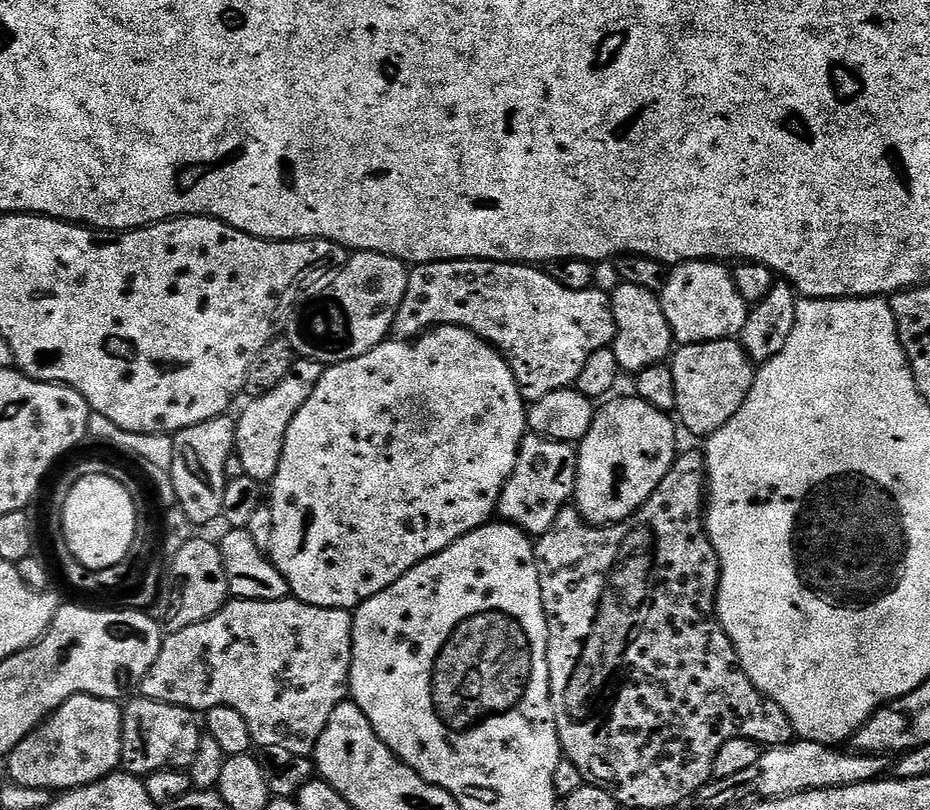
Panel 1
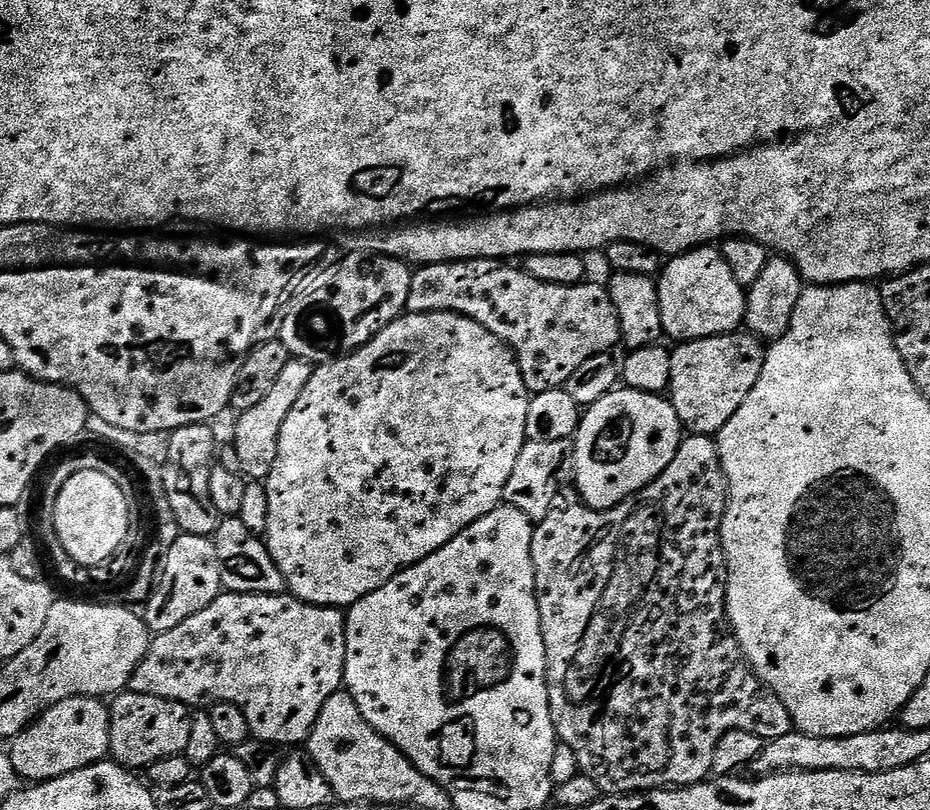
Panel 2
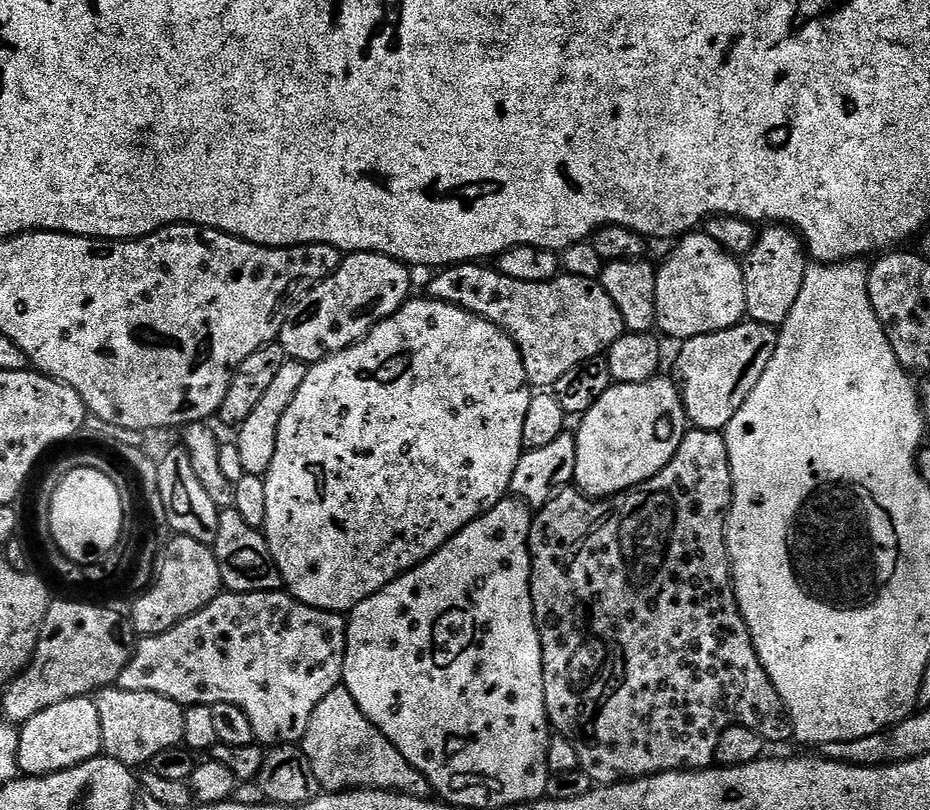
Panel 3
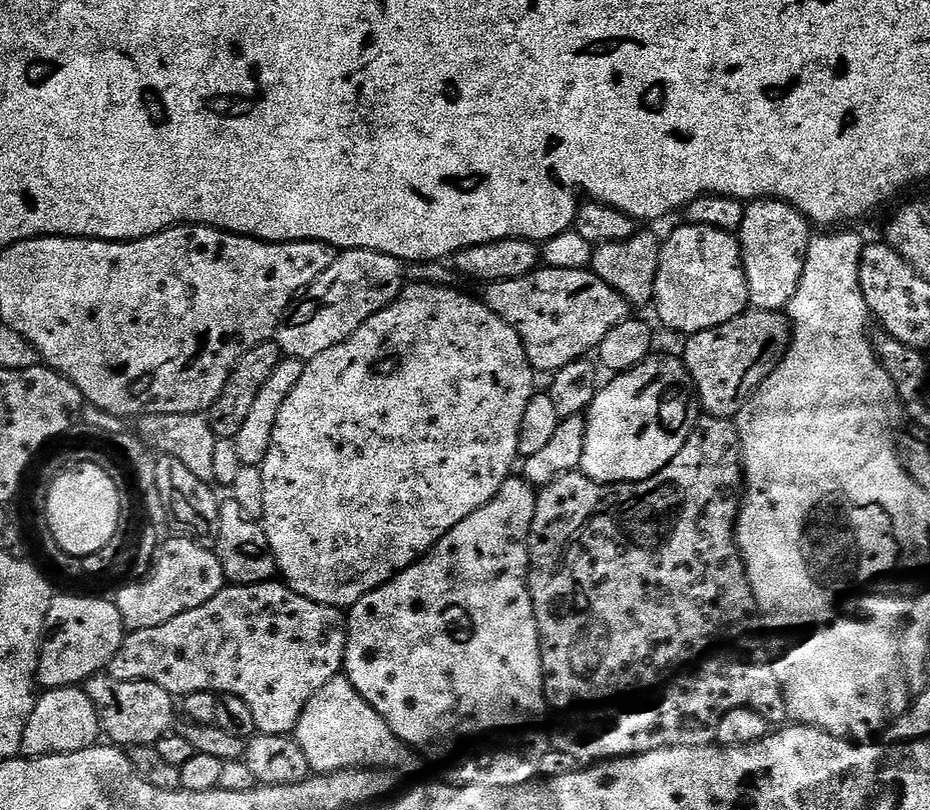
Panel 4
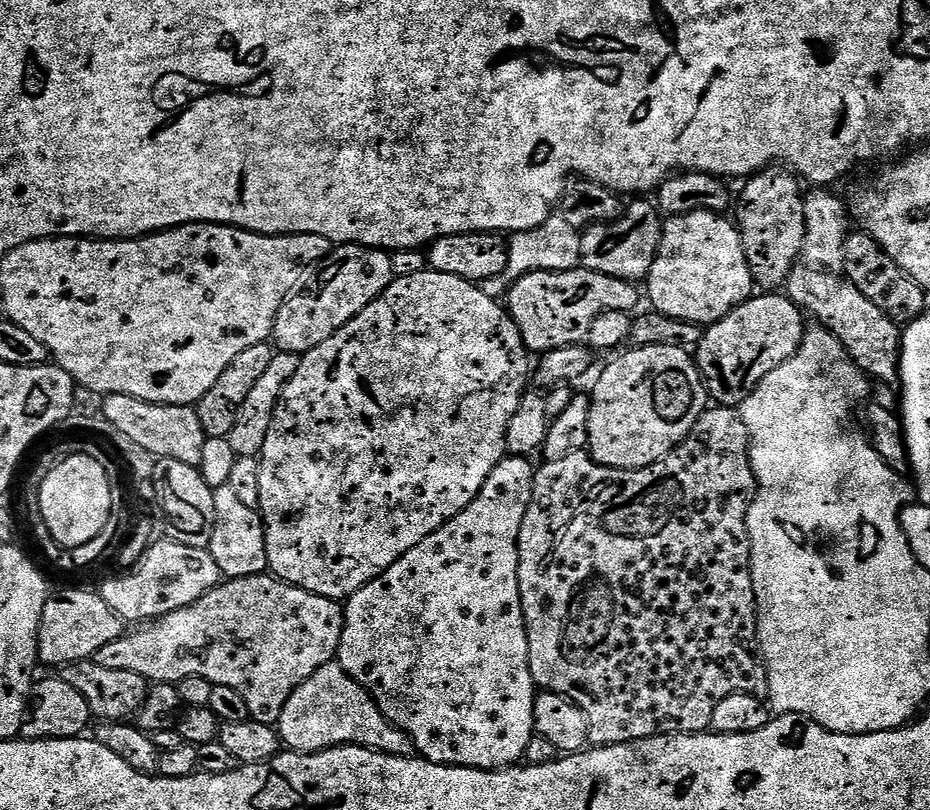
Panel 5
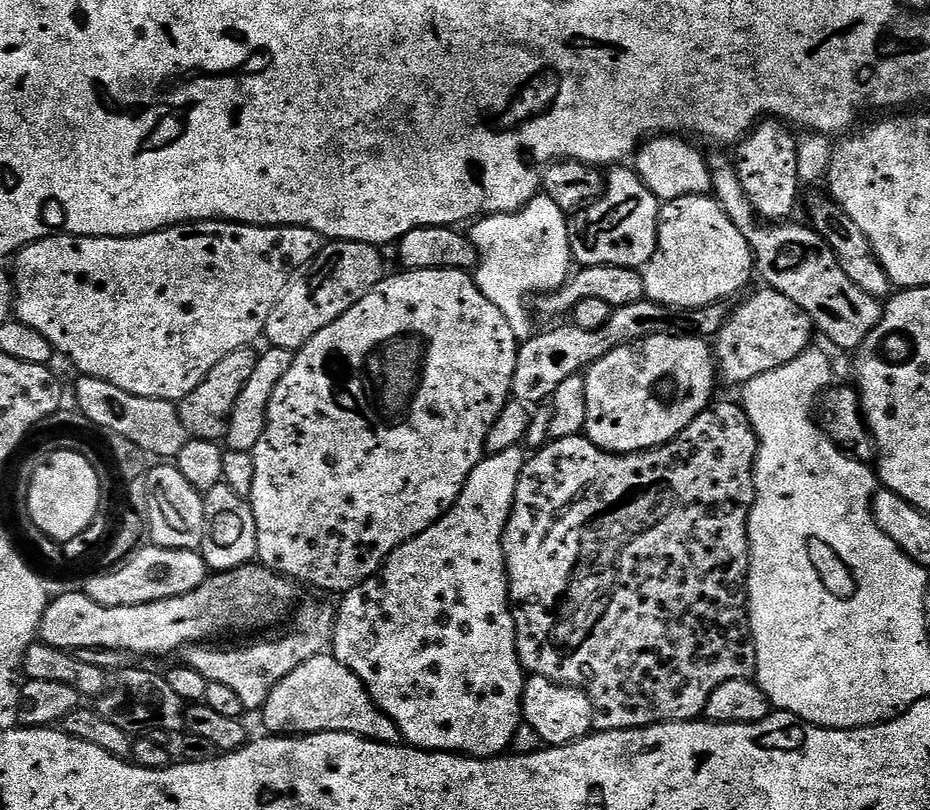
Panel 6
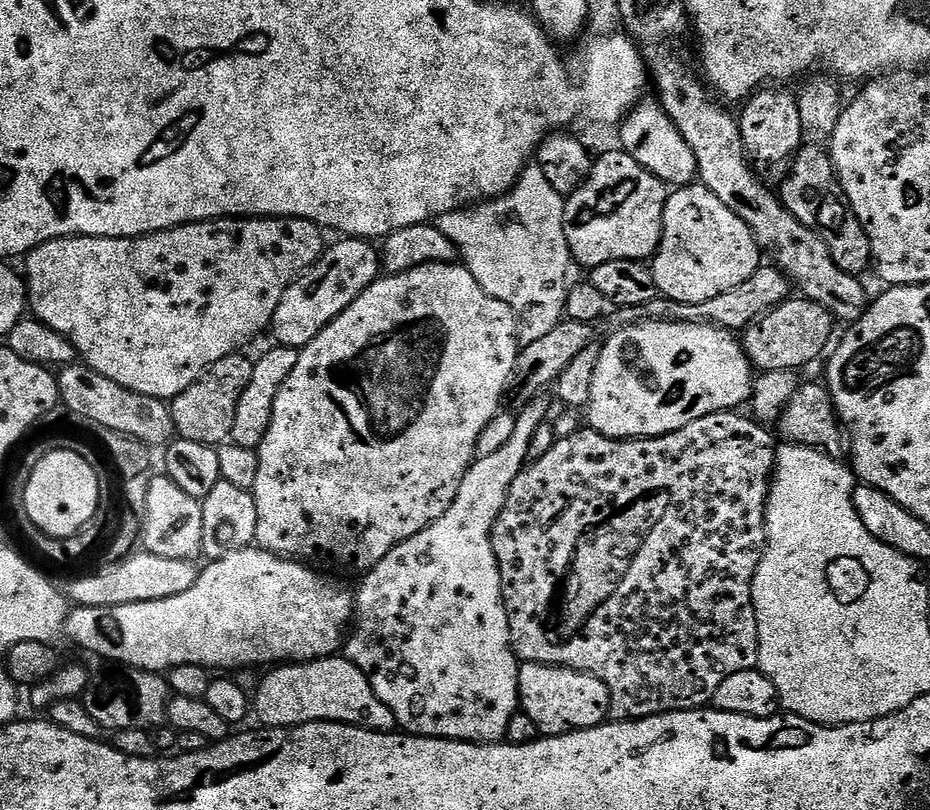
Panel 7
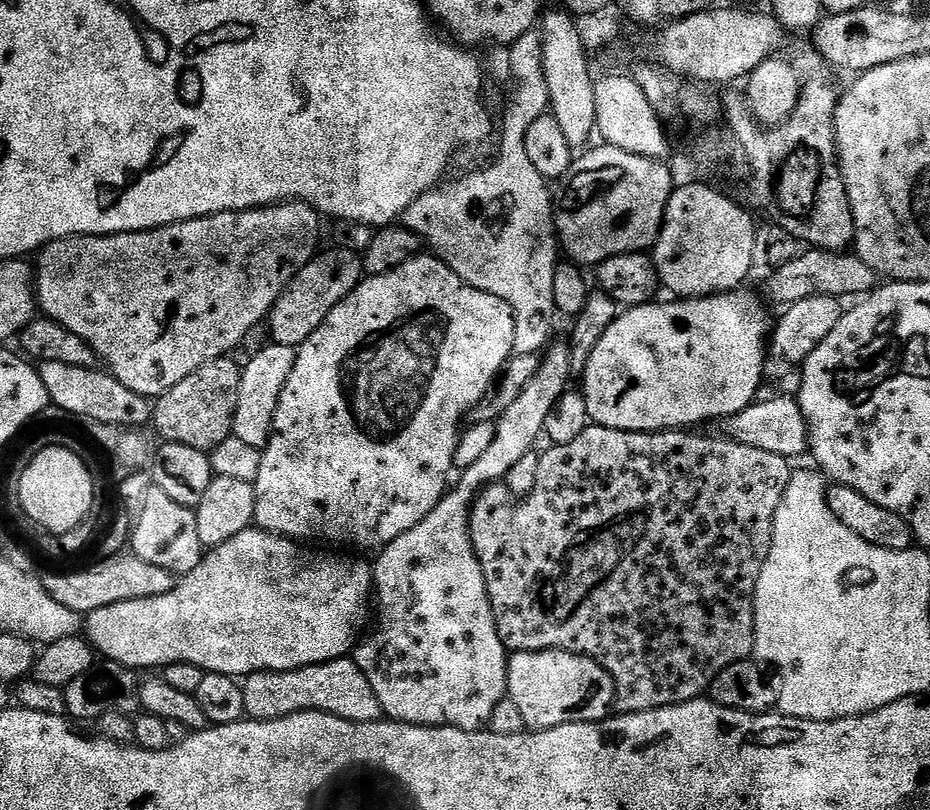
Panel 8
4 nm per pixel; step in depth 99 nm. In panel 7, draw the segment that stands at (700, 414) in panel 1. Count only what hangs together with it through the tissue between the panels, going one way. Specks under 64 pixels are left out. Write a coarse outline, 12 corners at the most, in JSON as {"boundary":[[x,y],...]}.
{"boundary":[[789,298],[744,329],[761,373],[825,355],[834,317]]}

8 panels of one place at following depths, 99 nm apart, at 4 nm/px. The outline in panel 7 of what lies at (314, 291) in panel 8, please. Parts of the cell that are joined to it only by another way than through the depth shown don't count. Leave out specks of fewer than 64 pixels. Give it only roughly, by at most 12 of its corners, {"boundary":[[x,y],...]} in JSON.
{"boundary":[[340,238],[282,294],[270,333],[304,348],[381,275]]}

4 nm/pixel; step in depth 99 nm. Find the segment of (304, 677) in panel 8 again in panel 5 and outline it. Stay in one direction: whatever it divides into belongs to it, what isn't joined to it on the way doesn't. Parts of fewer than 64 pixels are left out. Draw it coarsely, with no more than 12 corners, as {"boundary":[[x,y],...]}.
{"boundary":[[338,662],[290,694],[283,747],[357,744],[391,756],[415,742]]}

